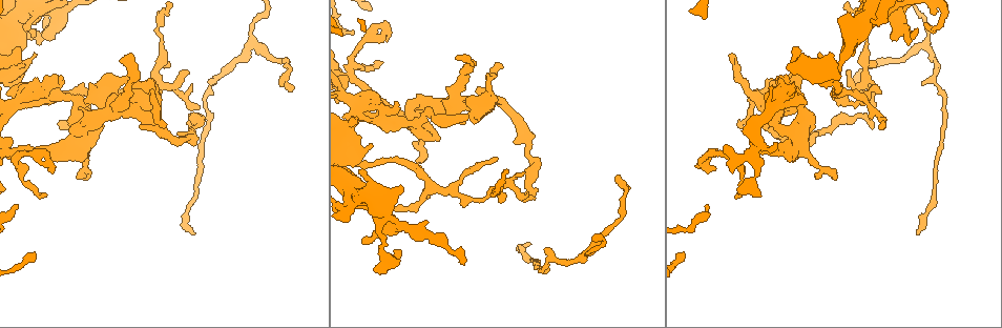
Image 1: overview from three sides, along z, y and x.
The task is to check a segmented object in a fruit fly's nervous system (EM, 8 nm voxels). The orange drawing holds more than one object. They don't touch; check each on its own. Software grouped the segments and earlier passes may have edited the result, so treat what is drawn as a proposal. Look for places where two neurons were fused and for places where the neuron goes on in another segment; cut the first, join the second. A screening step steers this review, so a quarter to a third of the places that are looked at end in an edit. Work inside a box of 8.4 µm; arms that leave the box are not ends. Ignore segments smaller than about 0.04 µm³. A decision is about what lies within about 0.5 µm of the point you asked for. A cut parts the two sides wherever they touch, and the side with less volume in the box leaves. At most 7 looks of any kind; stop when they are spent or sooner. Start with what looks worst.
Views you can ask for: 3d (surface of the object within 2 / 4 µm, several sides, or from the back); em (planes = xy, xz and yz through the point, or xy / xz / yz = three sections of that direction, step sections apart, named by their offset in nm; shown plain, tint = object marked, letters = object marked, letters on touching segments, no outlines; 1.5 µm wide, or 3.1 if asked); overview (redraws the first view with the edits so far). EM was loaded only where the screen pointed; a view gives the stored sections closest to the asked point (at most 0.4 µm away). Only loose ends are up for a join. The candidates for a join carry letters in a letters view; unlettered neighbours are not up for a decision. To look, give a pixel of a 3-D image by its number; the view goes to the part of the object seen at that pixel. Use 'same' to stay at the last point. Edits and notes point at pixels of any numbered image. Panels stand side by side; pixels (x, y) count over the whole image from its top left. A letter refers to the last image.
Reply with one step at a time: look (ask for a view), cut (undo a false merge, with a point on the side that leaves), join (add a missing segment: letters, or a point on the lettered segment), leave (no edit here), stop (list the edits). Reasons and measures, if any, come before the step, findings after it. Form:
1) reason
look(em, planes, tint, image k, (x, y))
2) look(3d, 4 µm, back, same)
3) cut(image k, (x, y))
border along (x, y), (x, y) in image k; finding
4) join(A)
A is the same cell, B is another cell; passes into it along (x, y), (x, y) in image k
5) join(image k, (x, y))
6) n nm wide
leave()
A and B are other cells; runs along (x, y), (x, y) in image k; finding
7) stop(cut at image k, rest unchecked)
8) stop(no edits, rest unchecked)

four arms meet
look(3d, 2 µm, back, image 1, (136, 112))

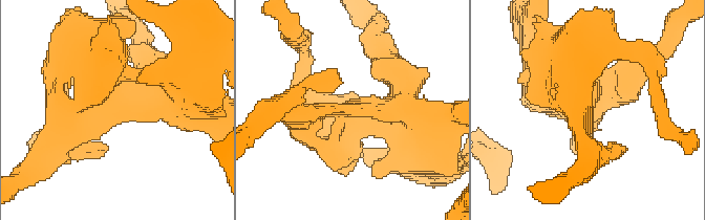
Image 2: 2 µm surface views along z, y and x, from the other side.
4 arms; now the EM
look(em, xy, step 8, tint, image 2, (119, 107))

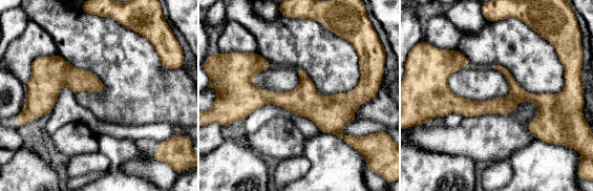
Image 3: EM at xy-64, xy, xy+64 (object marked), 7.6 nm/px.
what lies round it
look(em, xy, step 8, letters, same)

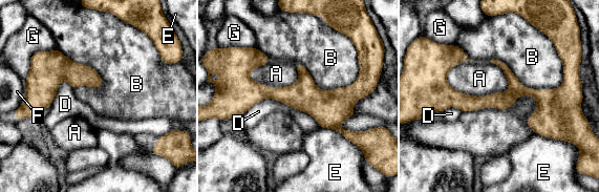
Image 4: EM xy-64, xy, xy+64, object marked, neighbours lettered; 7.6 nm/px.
leave()
A, B, D, E, F and G are other cells; runs along (235, 88), (307, 98), (361, 94) in image 4; one neuron here

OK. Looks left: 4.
long arm stops here
look(em, yz, step 8, letters, image 1, (916, 234))

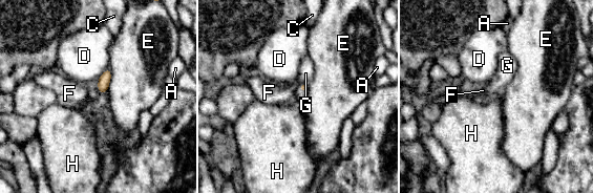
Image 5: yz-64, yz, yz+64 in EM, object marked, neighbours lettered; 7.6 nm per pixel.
look(em, planes, letters, same)

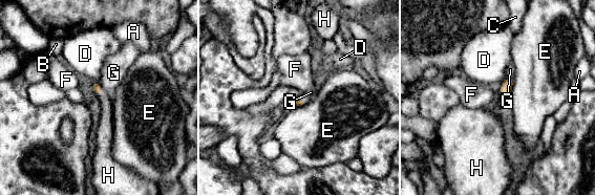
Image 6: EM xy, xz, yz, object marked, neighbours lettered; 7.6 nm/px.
join(H)
H is the same cell, A, B, C, D, E, F and G are other cells; passes into it along (98, 89), (100, 93), (105, 125) in image 6; it goes on there

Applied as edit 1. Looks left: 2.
stop(join at image 6, rest unchecked)

